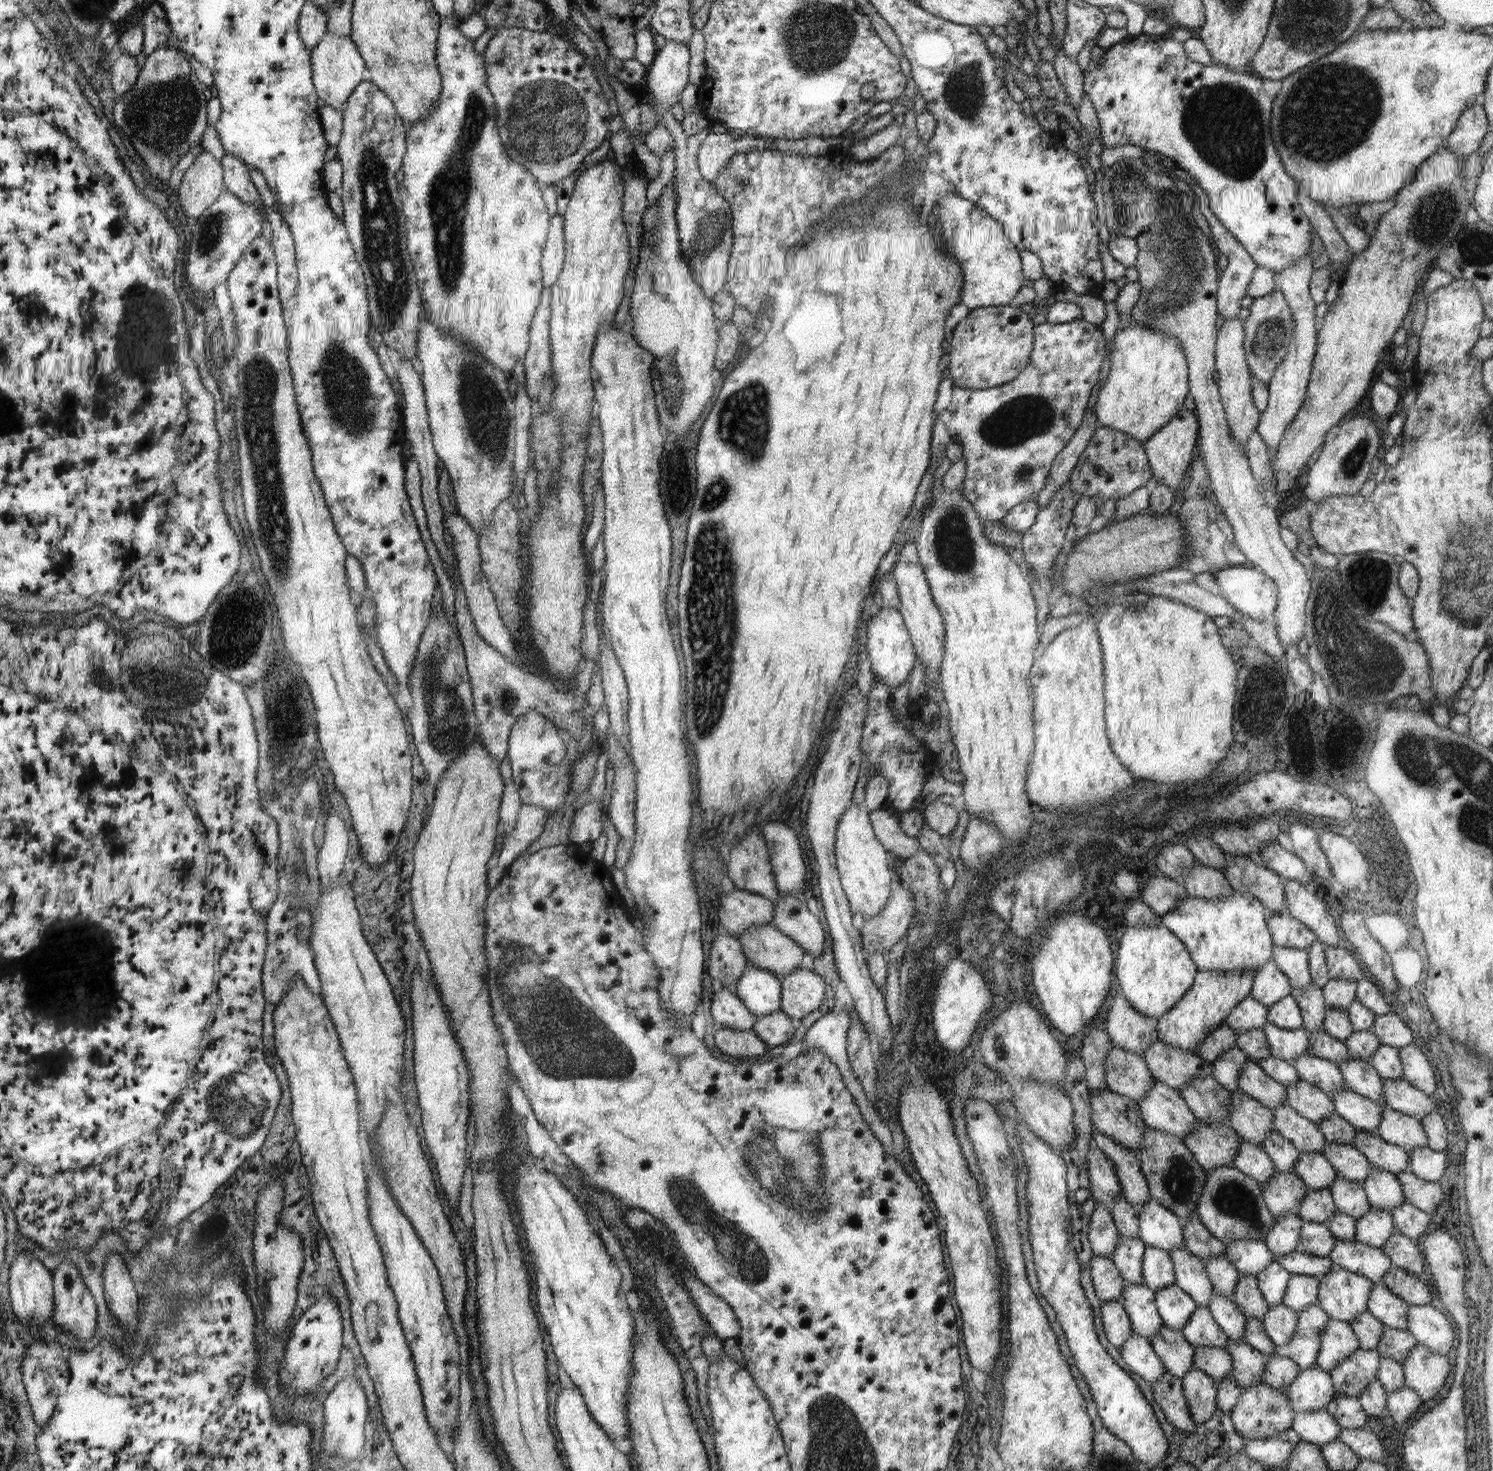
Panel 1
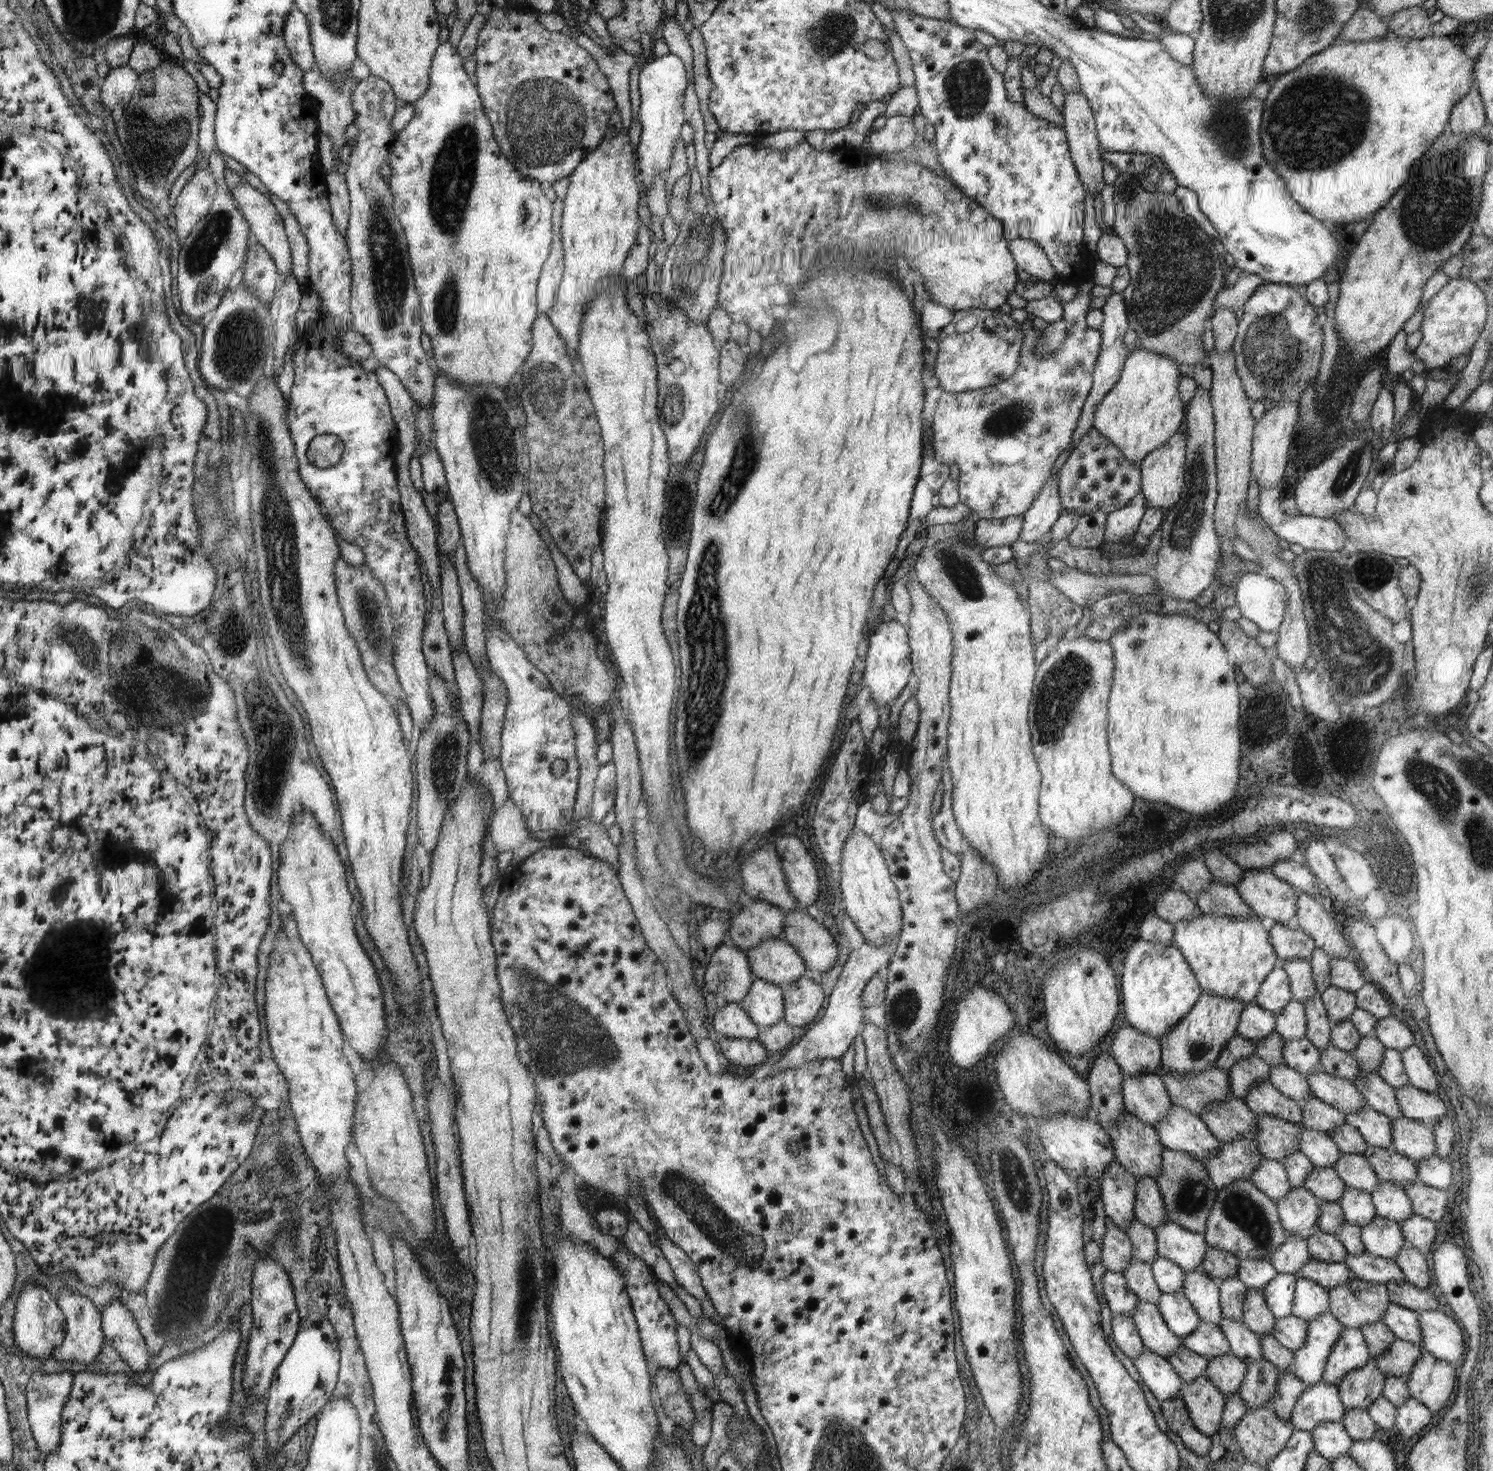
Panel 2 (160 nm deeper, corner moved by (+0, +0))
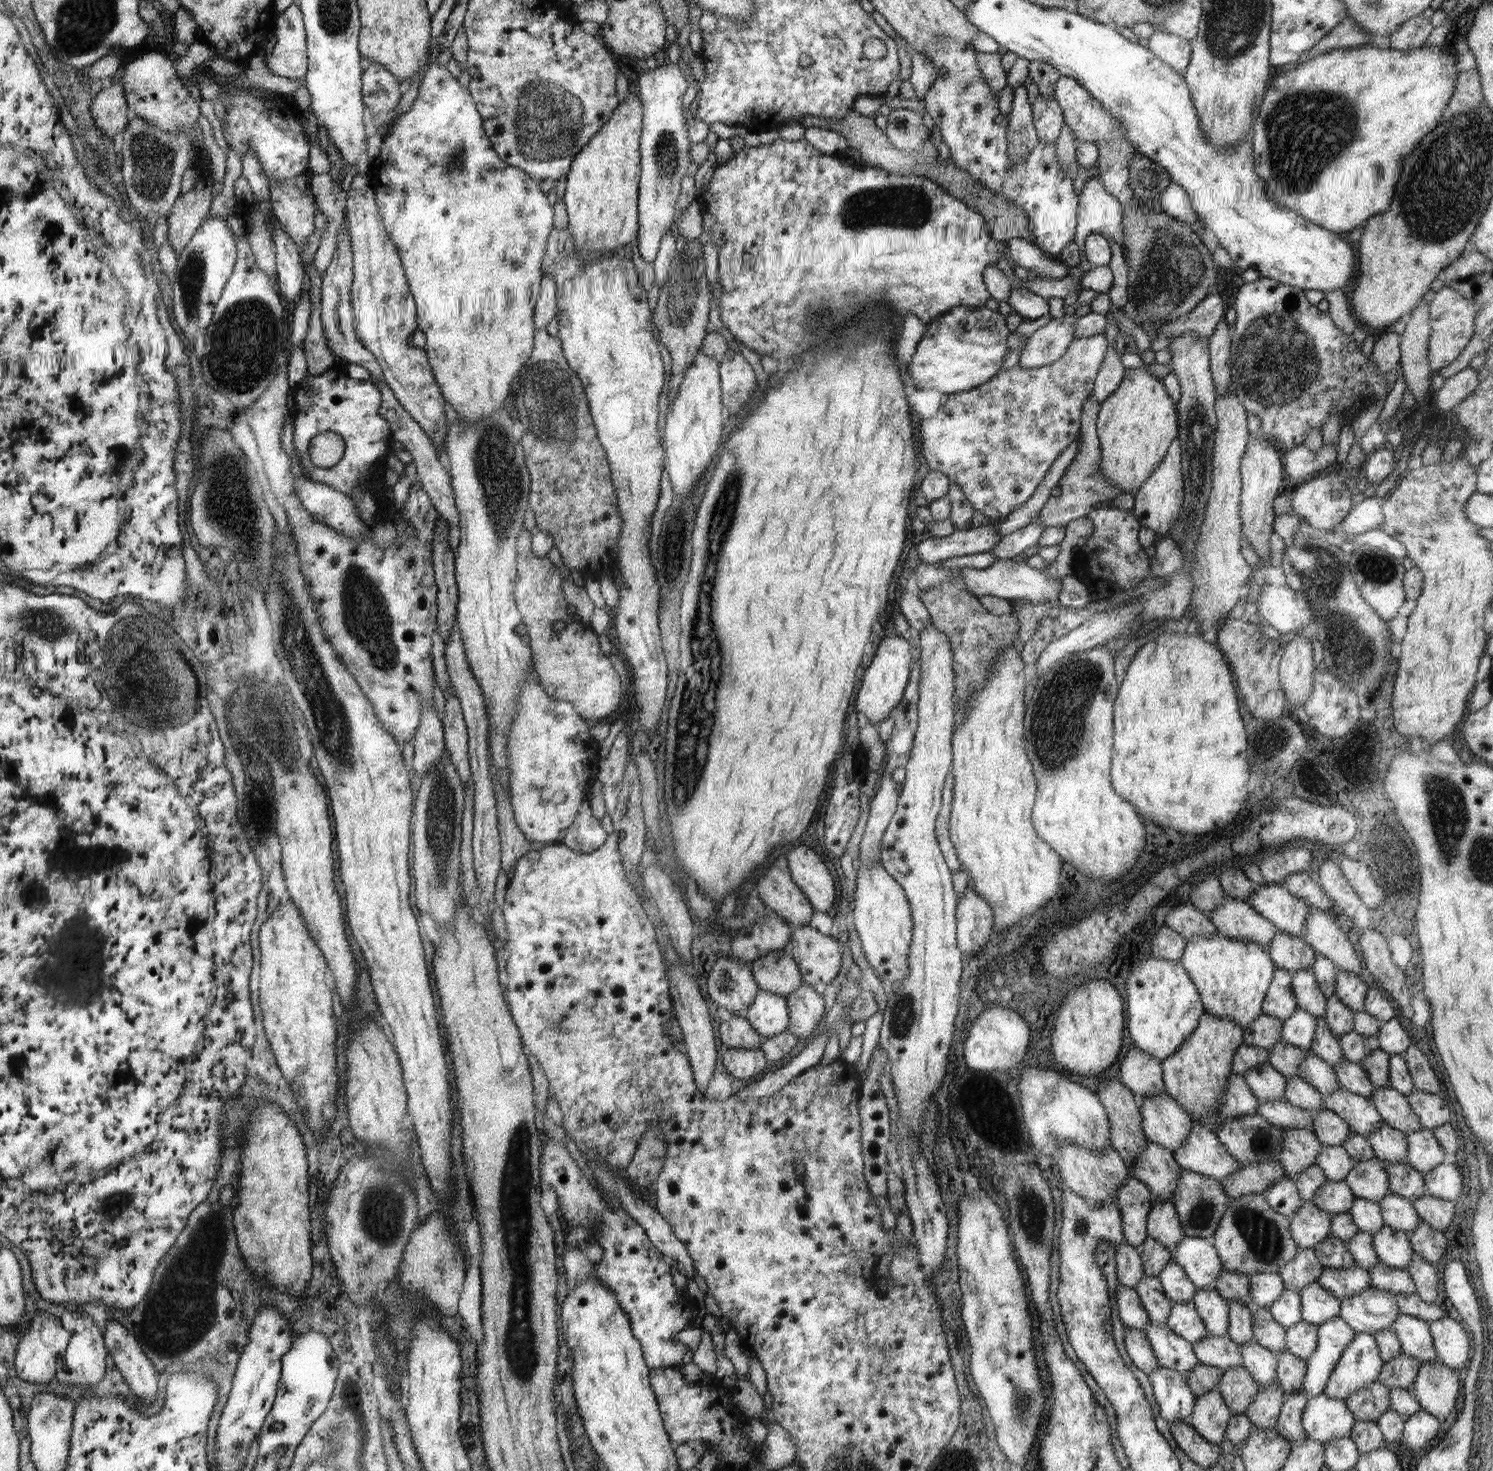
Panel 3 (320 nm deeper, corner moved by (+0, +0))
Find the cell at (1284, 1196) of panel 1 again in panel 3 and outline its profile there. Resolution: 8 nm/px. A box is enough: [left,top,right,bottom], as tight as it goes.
[1290,1200,1331,1249]

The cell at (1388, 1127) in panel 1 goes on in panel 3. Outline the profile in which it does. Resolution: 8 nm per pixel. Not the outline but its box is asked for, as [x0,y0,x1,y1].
[1405,1129,1446,1172]

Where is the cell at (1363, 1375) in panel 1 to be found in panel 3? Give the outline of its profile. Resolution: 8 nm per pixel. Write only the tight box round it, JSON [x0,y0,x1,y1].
[1345,1381,1391,1423]

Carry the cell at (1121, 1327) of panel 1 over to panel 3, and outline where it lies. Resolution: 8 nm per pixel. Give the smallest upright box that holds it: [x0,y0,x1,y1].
[1125,1328,1160,1375]

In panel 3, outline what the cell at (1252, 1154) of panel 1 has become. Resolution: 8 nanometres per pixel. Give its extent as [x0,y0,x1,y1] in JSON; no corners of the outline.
[1263,1176,1303,1217]

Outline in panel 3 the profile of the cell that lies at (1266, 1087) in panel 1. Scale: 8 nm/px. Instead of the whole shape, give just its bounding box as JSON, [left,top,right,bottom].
[1257,1098,1314,1130]

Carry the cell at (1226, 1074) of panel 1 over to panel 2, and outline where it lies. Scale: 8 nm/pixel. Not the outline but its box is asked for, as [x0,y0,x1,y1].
[1229,1055,1271,1099]

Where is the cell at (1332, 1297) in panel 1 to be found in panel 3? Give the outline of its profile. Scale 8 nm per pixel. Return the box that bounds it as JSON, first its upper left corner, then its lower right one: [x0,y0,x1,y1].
[1339,1286,1400,1335]

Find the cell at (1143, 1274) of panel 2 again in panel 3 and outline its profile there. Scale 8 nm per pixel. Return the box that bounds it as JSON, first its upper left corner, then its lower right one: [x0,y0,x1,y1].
[1134,1276,1173,1324]

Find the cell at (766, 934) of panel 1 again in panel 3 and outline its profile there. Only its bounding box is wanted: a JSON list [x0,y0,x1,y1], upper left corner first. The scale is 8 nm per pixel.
[750,950,803,997]

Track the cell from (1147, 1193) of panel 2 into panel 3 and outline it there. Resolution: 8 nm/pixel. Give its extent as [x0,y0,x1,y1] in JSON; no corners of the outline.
[1147,1199,1185,1256]

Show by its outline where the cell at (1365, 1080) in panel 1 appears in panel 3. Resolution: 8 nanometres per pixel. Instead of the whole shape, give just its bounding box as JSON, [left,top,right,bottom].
[1372,1086,1423,1133]

